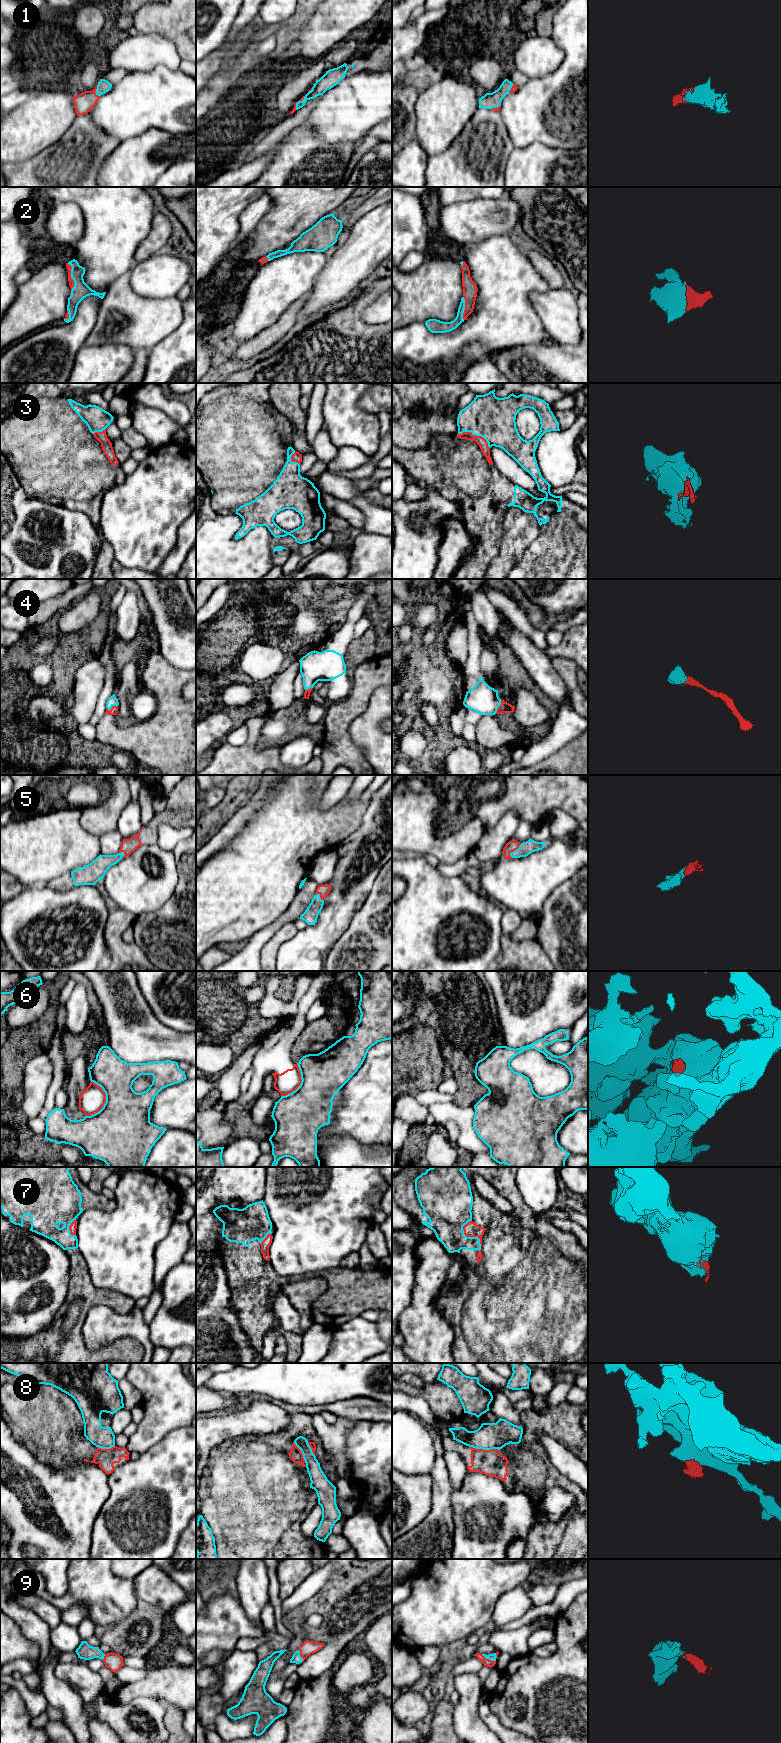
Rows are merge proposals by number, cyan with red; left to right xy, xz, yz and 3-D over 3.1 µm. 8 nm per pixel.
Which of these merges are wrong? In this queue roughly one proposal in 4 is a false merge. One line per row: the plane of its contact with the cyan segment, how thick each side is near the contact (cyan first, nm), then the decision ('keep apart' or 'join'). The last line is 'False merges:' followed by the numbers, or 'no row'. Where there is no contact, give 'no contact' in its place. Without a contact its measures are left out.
1: meets cyan in xy; 100 nm thick on the cyan side, 160 nm on the other; join
2: meets cyan in xy; 140 nm thick on the cyan side, 50 nm on the other; join
3: meets cyan in yz; 340 nm thick on the cyan side, 70 nm on the other; join
4: meets cyan in yz; 240 nm thick on the cyan side, 90 nm on the other; join
5: meets cyan in yz; 110 nm thick on the cyan side, 90 nm on the other; join
6: meets cyan in xy; 460 nm thick on the cyan side, 200 nm on the other; keep apart
7: meets cyan in yz; 320 nm thick on the cyan side, 120 nm on the other; join
8: meets cyan in yz; 220 nm thick on the cyan side, 200 nm on the other; keep apart
9: meets cyan in yz; 60 nm thick on the cyan side, 60 nm on the other; join
False merges: 6, 8

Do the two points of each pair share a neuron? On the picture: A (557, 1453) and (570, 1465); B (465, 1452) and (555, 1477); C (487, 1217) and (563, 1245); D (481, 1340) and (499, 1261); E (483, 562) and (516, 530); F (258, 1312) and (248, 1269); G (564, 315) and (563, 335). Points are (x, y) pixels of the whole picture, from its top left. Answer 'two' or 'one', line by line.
A: one
B: one
C: one
D: one
E: one
F: one
G: one

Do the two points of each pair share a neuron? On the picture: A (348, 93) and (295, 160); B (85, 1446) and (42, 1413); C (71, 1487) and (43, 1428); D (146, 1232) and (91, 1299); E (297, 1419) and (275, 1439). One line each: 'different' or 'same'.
A: same
B: same
C: different
D: different
E: same

